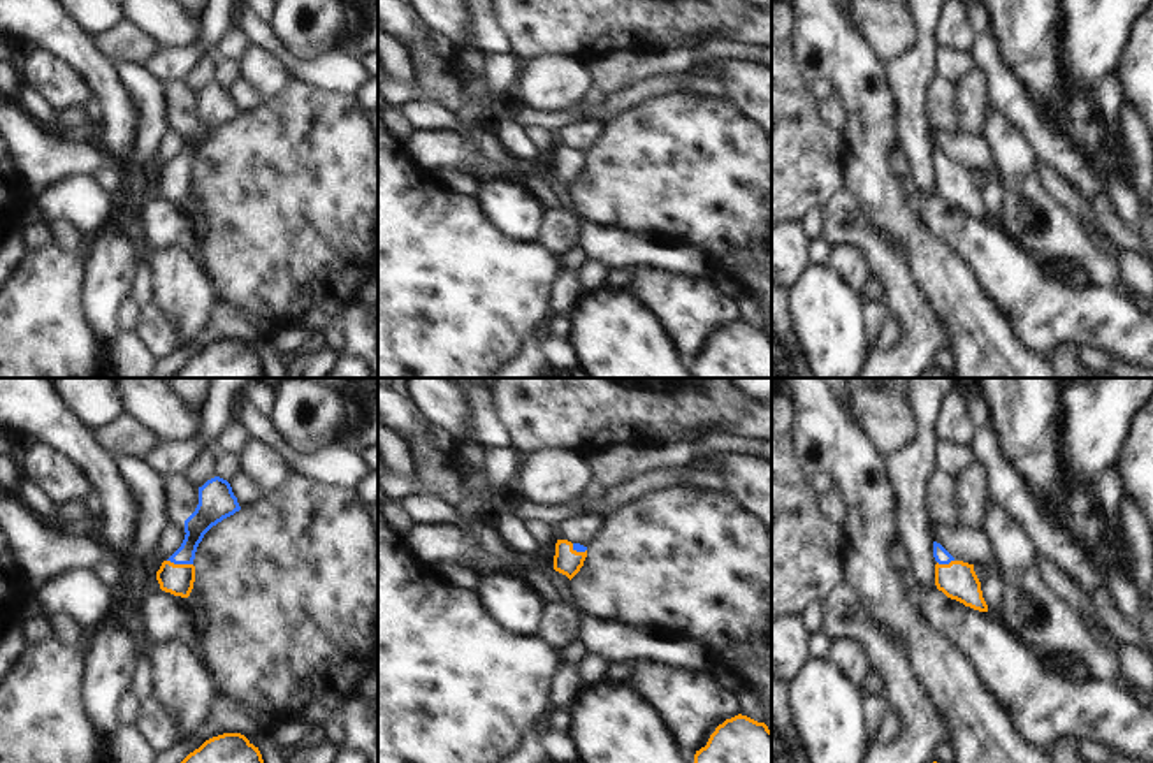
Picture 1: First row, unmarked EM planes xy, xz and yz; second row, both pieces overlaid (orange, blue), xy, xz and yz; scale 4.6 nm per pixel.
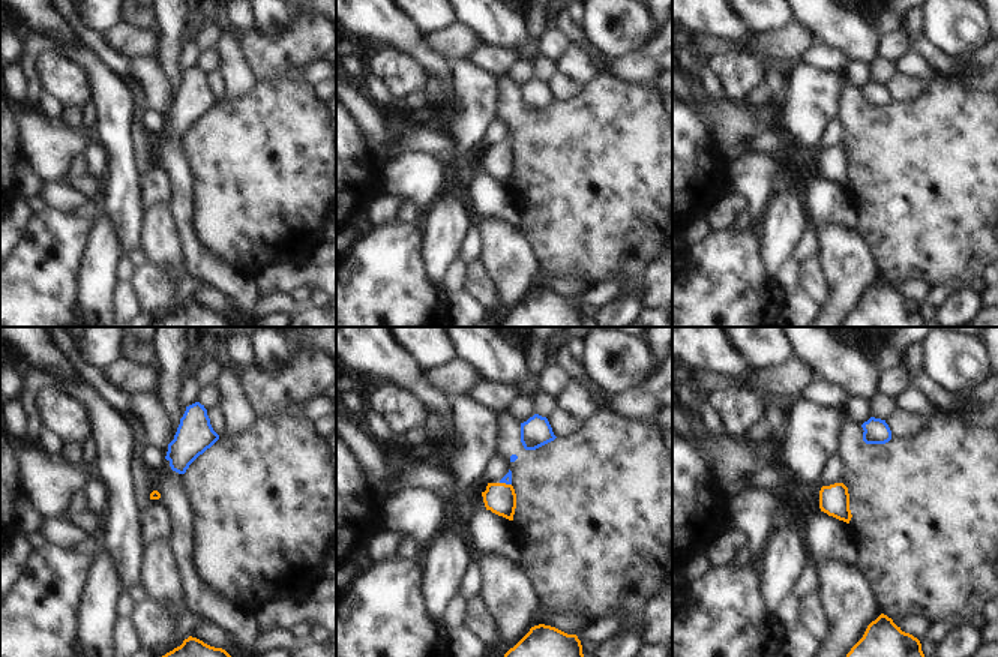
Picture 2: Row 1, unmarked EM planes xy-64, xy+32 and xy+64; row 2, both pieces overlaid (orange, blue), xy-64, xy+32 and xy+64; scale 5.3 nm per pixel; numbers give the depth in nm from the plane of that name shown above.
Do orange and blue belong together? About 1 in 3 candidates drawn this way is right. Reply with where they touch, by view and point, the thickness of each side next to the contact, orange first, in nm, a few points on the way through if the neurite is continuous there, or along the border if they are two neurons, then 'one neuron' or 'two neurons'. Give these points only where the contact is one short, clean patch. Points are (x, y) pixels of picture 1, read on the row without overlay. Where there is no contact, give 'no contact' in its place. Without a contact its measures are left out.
meets orange in xy at (180, 171); 140 nm thick on the orange side, 110 nm on the other; runs through xy (178, 185), (180, 171), (195, 132), (204, 123); one neuron

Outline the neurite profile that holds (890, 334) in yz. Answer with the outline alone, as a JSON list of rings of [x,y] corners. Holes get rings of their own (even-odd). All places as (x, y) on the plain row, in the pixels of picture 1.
[[[889,318],[879,331],[879,334],[874,339],[874,350],[877,352],[888,352],[896,346],[900,341],[902,332],[898,329],[898,323]]]

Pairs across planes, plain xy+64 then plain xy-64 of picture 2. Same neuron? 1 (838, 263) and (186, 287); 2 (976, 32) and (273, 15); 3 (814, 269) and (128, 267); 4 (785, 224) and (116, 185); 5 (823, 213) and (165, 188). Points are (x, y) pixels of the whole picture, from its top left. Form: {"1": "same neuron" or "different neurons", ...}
{"1": "different neurons", "2": "same neuron", "3": "different neurons", "4": "different neurons", "5": "same neuron"}

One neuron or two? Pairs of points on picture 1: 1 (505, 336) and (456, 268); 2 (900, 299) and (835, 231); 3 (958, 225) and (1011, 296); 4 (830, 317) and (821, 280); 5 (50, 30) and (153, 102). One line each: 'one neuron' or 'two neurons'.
1: one neuron
2: one neuron
3: one neuron
4: one neuron
5: two neurons

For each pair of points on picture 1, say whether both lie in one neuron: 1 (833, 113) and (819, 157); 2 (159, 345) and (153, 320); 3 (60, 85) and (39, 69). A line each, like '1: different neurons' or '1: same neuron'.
1: different neurons
2: same neuron
3: same neuron

